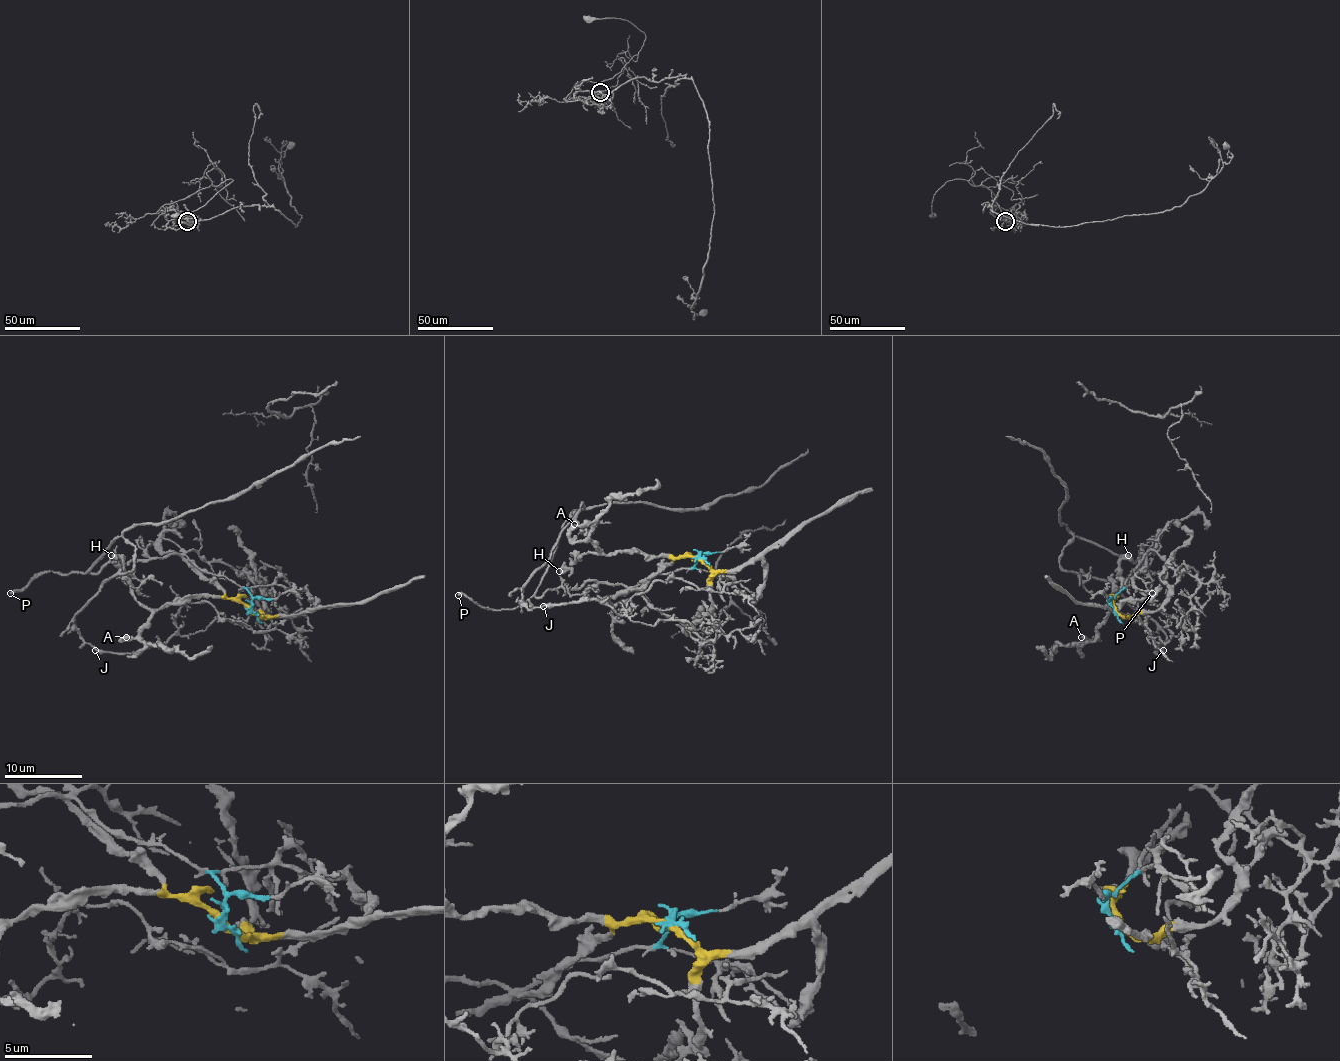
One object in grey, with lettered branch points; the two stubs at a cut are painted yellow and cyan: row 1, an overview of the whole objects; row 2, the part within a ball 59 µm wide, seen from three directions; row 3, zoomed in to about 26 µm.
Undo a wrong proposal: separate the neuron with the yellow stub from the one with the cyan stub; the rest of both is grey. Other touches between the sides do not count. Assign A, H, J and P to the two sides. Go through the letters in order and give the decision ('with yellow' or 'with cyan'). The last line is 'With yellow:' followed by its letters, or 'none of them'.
A: with yellow
H: with yellow
J: with cyan
P: with cyan
With yellow: A, H

